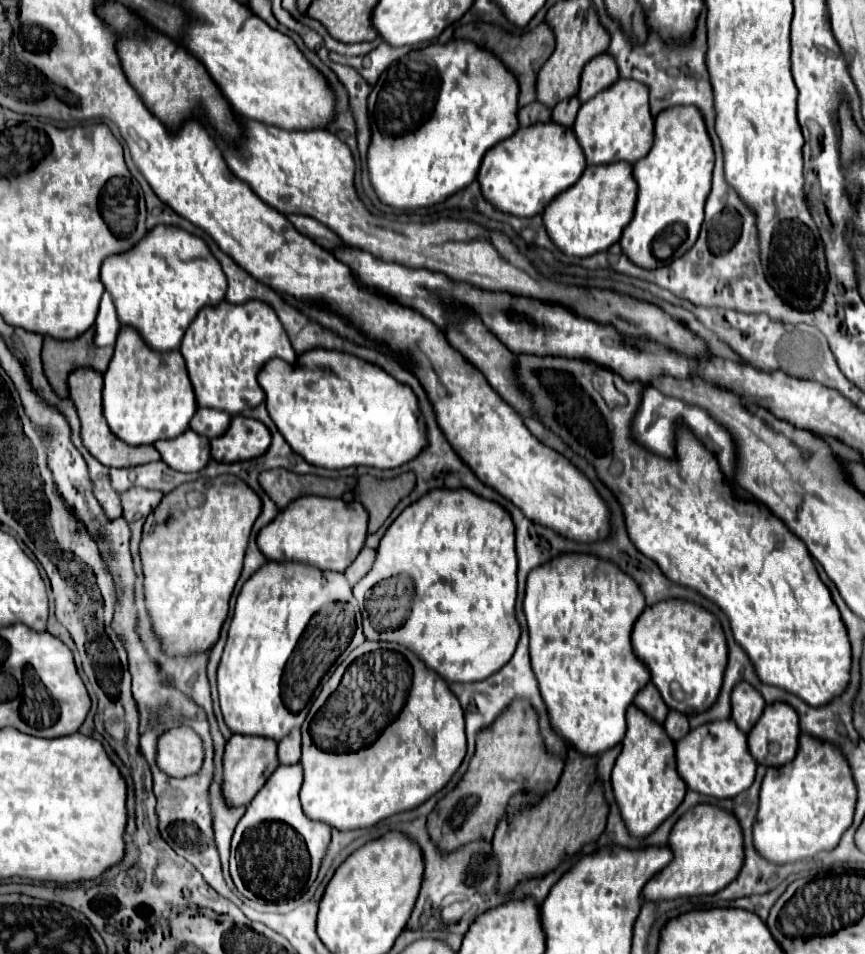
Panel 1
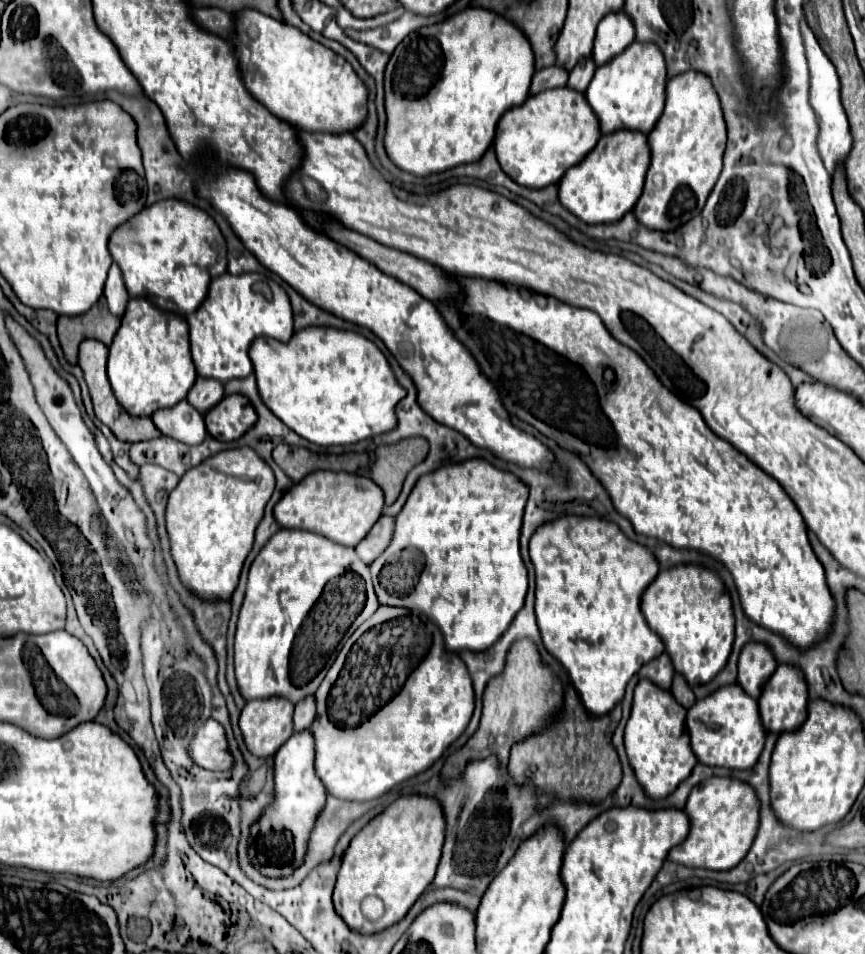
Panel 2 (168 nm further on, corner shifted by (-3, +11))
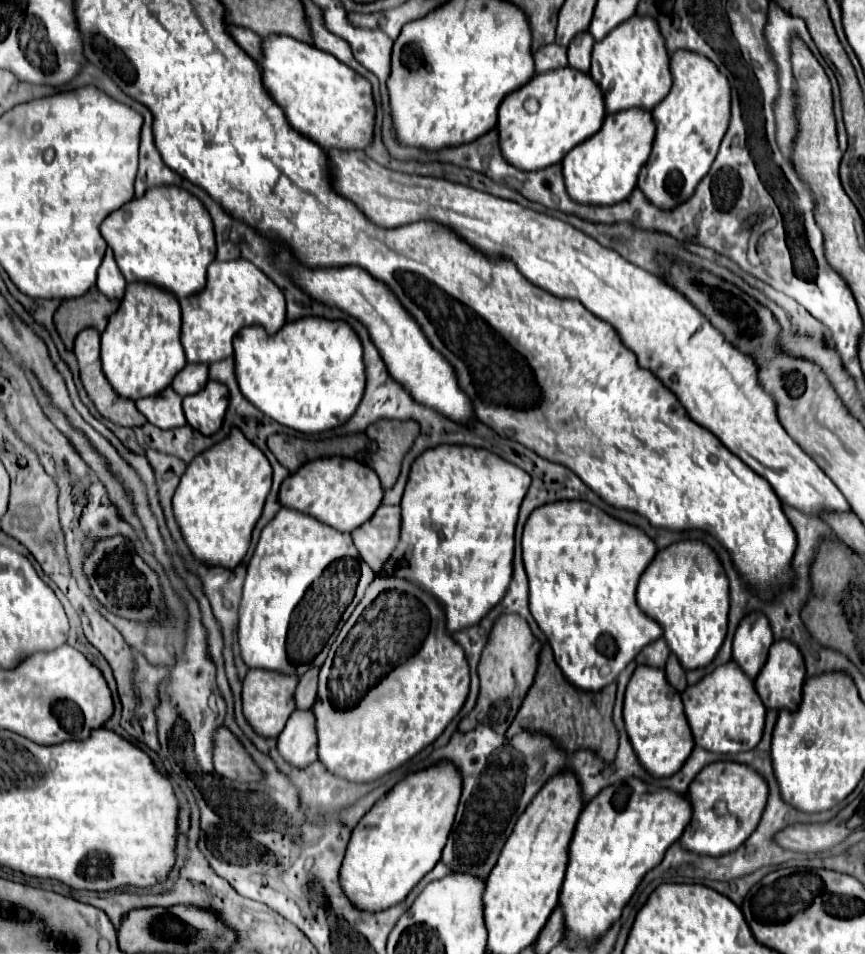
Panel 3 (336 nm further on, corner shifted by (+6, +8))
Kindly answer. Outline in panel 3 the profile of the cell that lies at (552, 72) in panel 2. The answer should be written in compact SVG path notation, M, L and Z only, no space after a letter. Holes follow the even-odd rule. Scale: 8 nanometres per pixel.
M544 45L534 53L534 61L536 61L536 73L544 73L544 71L552 71L558 67L566 67L568 59L566 59L566 47L562 45Z

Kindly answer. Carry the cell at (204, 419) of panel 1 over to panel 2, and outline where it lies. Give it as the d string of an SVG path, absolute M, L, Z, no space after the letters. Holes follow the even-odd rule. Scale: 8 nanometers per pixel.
M197 380L191 388L191 394L187 394L187 402L201 414L213 410L223 398L223 384L215 384L215 380Z

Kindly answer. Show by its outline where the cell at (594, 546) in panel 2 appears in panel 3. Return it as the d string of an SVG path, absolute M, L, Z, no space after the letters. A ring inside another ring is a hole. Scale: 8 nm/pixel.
M556 501L556 503L546 503L536 507L526 525L524 525L524 535L522 535L522 557L524 557L524 567L528 573L528 581L530 581L530 611L536 619L536 623L540 625L540 629L544 631L544 635L548 635L548 641L552 645L556 663L562 667L562 673L566 677L572 679L572 683L576 683L576 687L582 687L586 691L600 691L602 687L606 687L608 683L612 683L620 671L652 641L656 641L658 637L662 637L662 627L660 623L656 623L654 619L650 619L644 611L640 611L638 603L636 603L636 585L640 575L644 573L644 569L650 565L650 561L654 559L654 555L658 553L656 543L636 525L628 525L620 519L610 517L608 513L604 513L600 507L588 503L588 501Z

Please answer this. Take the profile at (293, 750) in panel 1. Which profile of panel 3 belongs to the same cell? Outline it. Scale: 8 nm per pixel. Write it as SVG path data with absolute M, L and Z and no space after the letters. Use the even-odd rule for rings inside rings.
M310 667L302 677L300 677L300 683L298 683L298 689L296 689L296 707L298 709L310 709L316 701L316 689L318 689L318 667Z

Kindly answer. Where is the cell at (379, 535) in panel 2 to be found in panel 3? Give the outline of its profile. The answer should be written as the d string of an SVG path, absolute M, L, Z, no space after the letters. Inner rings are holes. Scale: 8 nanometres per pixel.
M380 505L378 511L352 531L360 557L380 571L400 541L400 505Z

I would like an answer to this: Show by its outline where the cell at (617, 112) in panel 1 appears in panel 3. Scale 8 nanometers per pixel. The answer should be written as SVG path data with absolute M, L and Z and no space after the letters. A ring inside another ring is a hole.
M636 13L632 19L626 19L614 27L606 39L594 45L590 75L604 91L606 113L618 113L630 107L652 109L658 105L672 87L670 57L658 21L650 15Z

